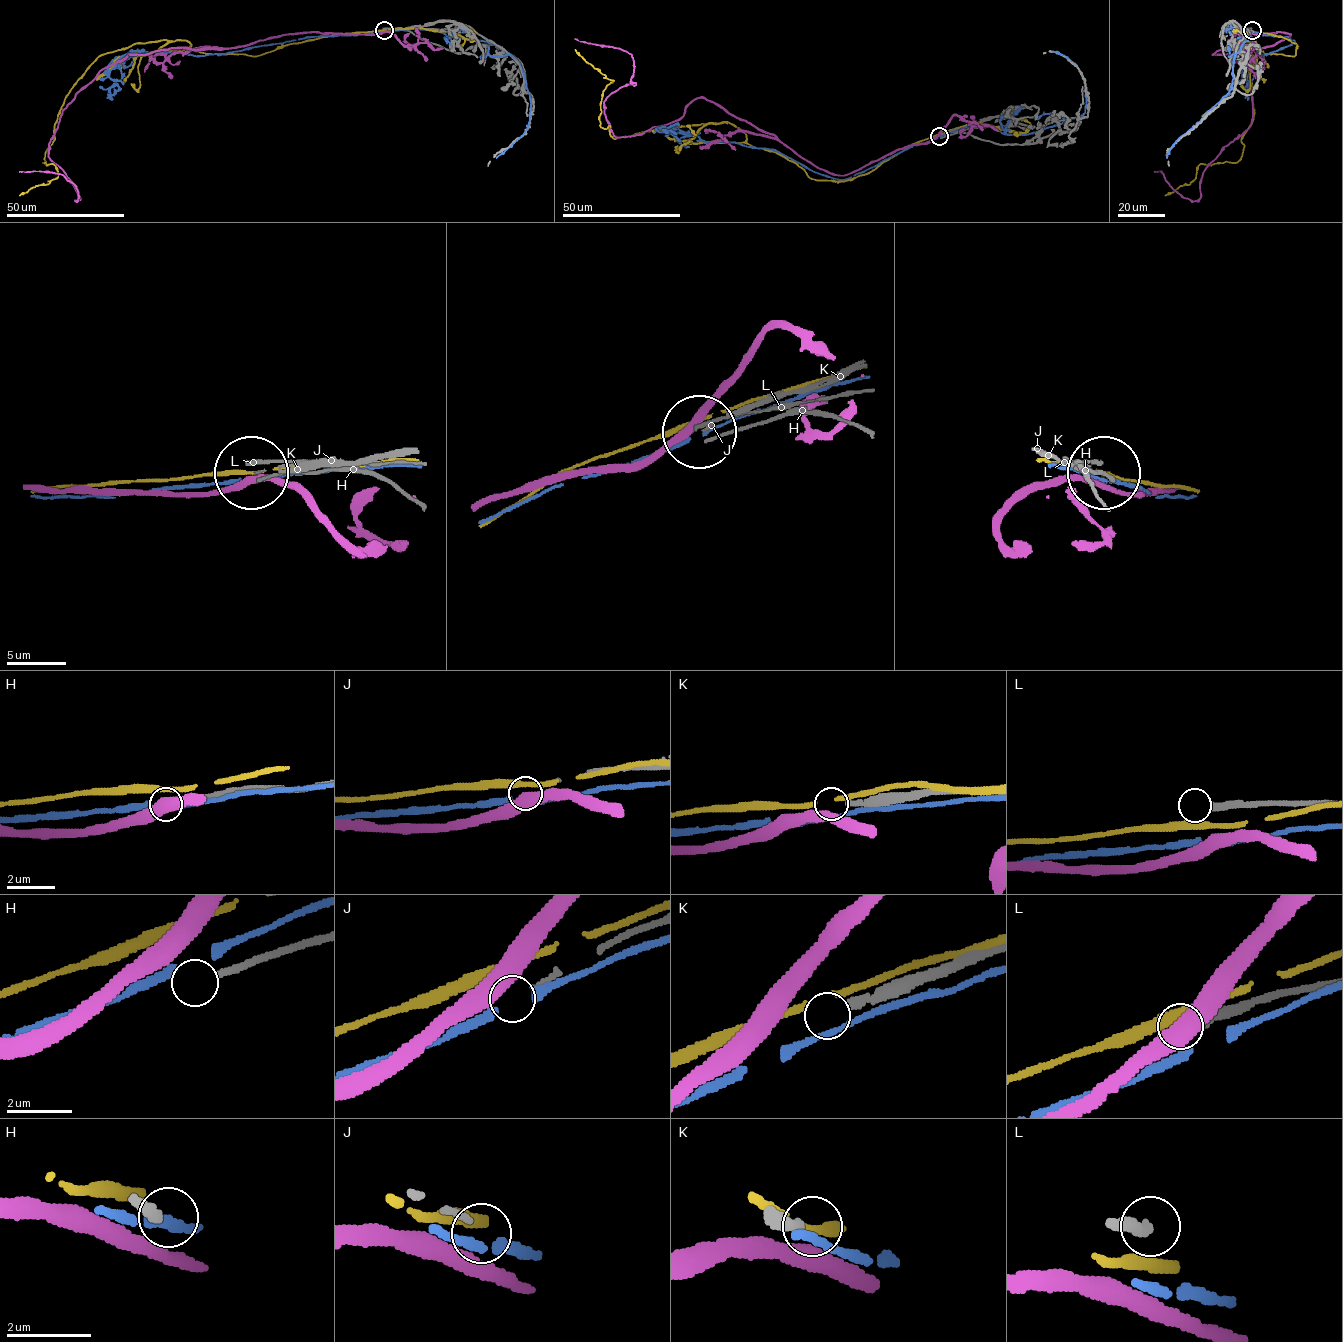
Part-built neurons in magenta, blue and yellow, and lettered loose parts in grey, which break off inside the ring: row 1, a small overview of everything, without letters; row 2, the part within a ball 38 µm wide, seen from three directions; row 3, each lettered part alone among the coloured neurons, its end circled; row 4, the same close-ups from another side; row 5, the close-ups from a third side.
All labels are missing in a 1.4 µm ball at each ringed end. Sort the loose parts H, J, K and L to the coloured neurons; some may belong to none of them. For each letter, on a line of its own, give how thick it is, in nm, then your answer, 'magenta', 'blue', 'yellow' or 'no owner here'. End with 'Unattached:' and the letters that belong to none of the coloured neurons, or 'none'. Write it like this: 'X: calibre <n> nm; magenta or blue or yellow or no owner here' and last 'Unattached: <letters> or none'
H: calibre 240 nm; no owner here
J: calibre 150 nm; no owner here
K: calibre 240 nm; no owner here
L: calibre 320 nm; no owner here
Unattached: H, J, K, L

